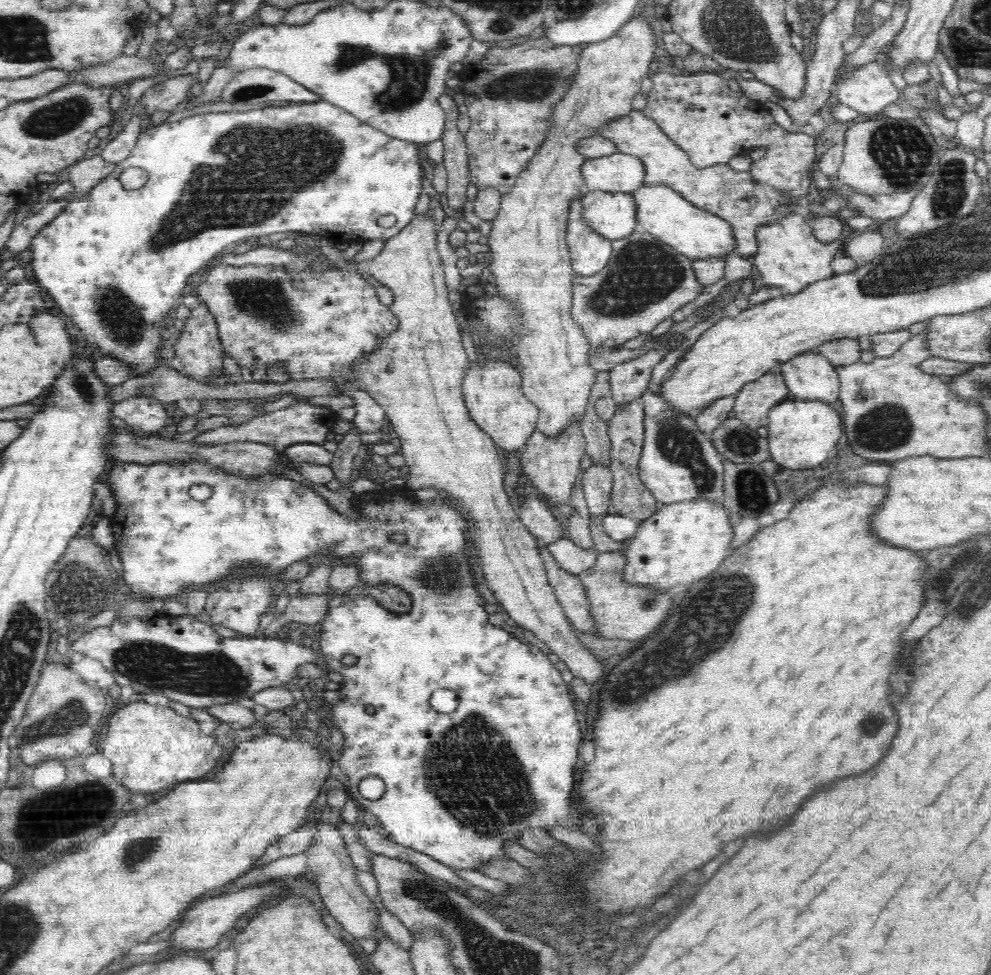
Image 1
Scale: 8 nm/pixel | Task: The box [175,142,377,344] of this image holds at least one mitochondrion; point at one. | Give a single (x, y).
(263, 299)

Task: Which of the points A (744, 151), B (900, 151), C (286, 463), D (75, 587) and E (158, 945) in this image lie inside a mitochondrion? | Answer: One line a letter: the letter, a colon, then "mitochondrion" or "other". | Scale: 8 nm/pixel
A: other
B: mitochondrion
C: other
D: mitochondrion
E: other

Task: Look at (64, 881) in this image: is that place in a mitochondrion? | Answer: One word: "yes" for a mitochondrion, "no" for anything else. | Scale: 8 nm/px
no

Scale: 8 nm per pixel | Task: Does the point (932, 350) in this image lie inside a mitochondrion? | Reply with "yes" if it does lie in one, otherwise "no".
no

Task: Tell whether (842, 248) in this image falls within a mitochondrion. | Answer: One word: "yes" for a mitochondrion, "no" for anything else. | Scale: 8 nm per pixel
no

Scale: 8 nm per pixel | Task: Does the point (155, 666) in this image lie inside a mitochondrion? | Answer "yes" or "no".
yes

